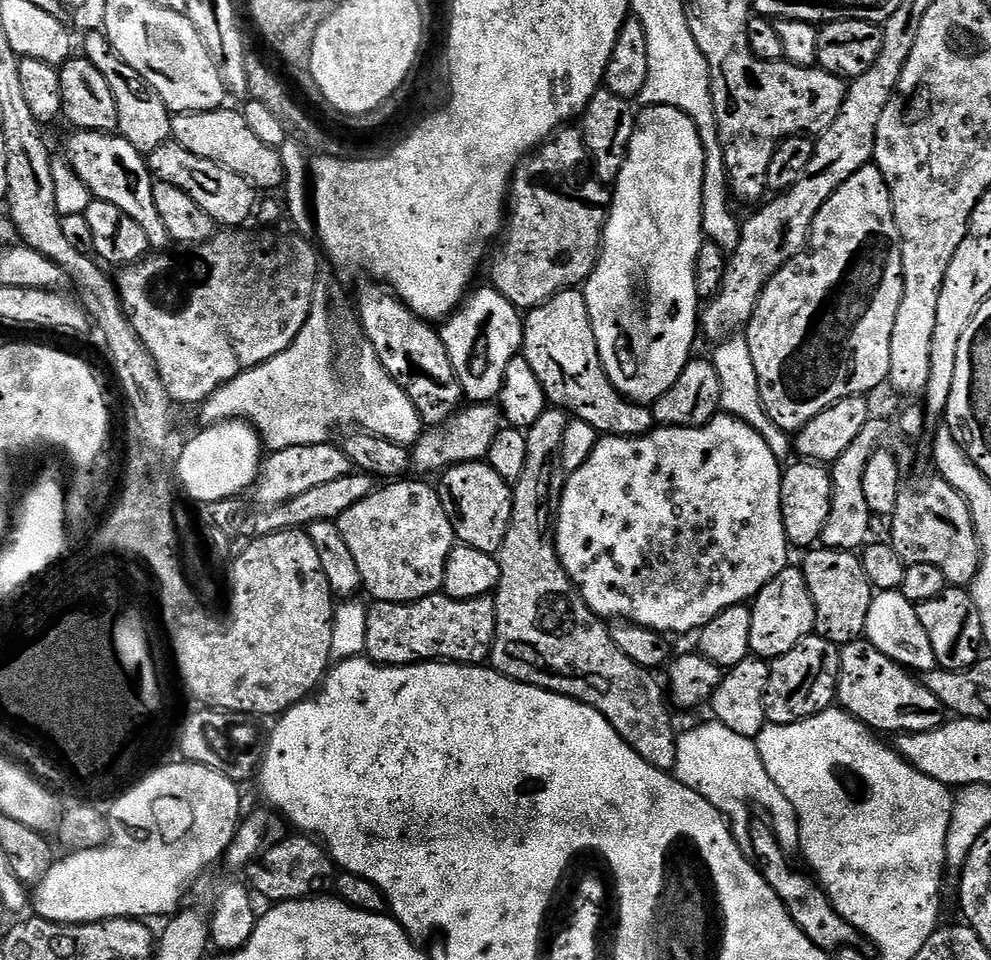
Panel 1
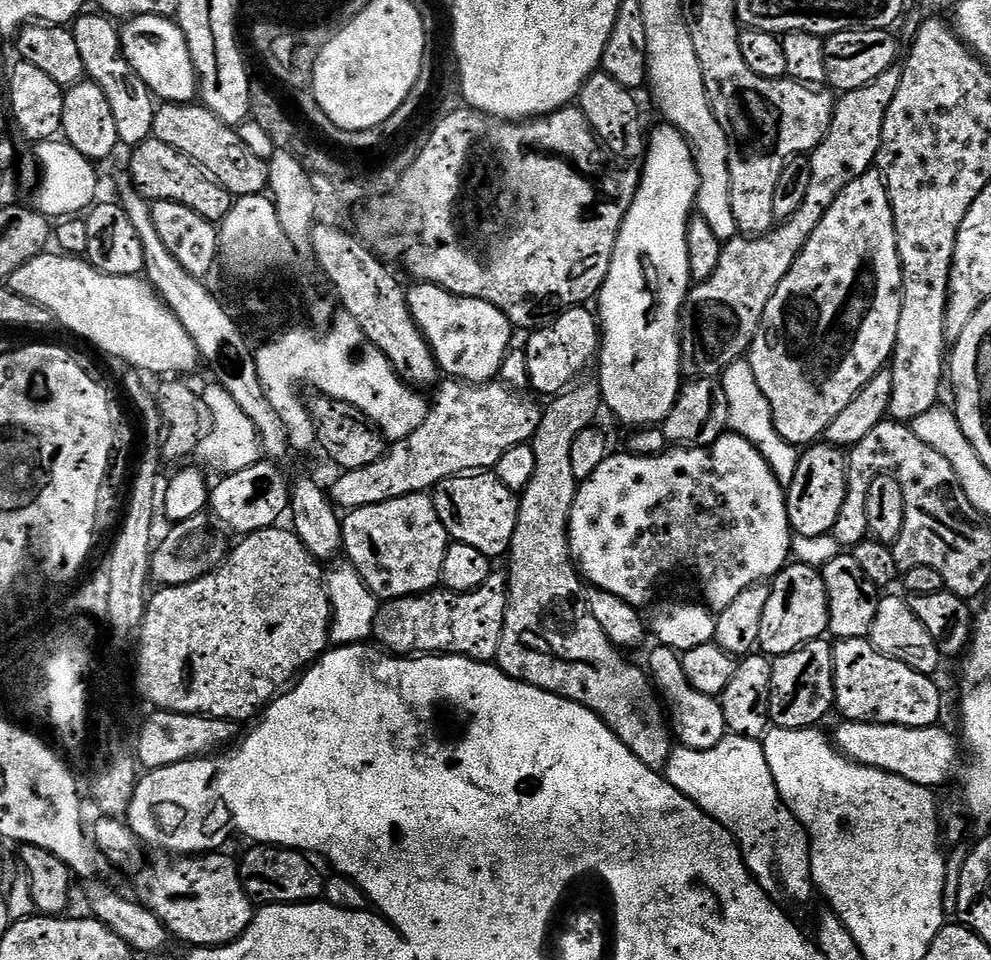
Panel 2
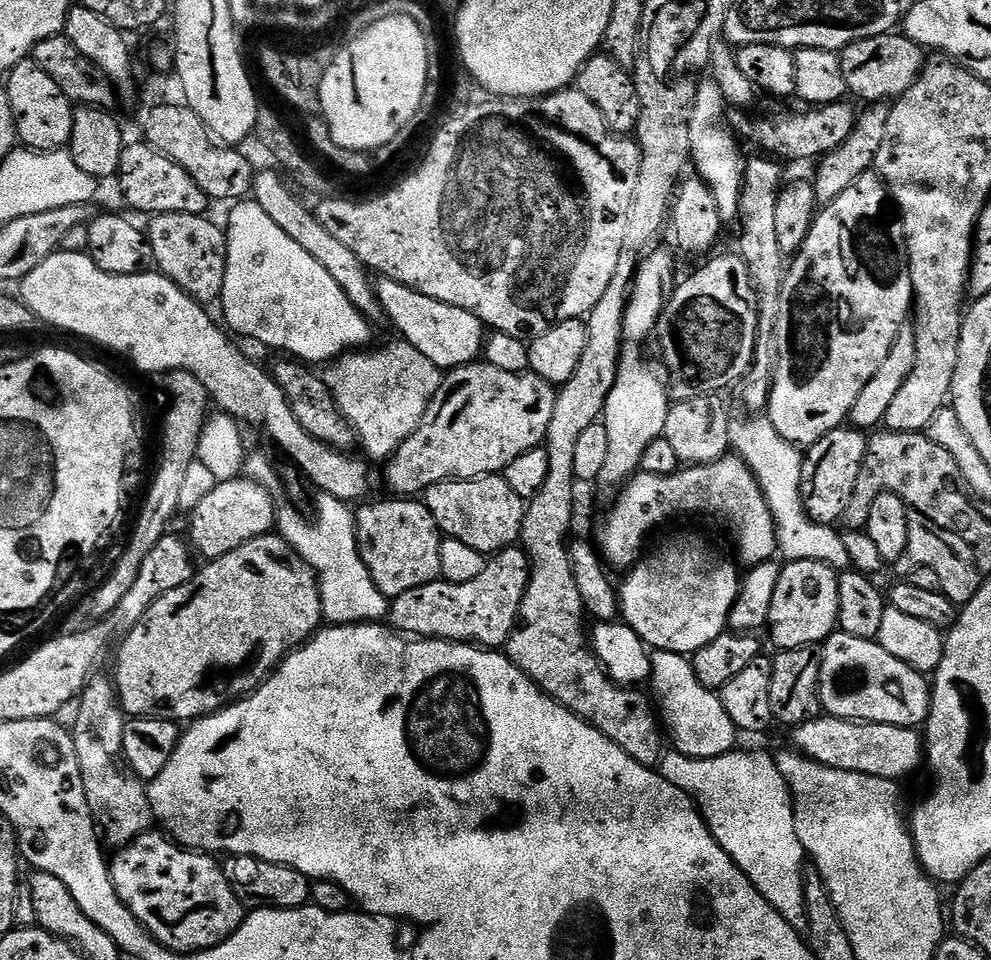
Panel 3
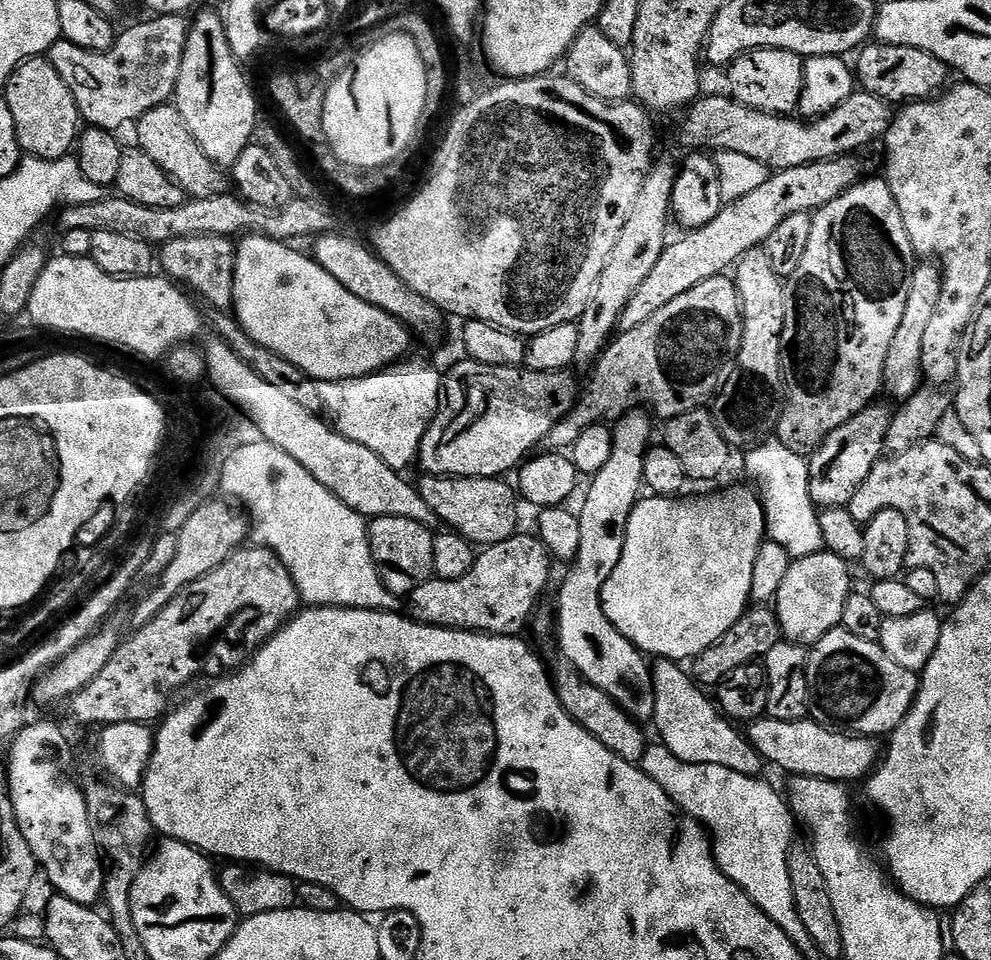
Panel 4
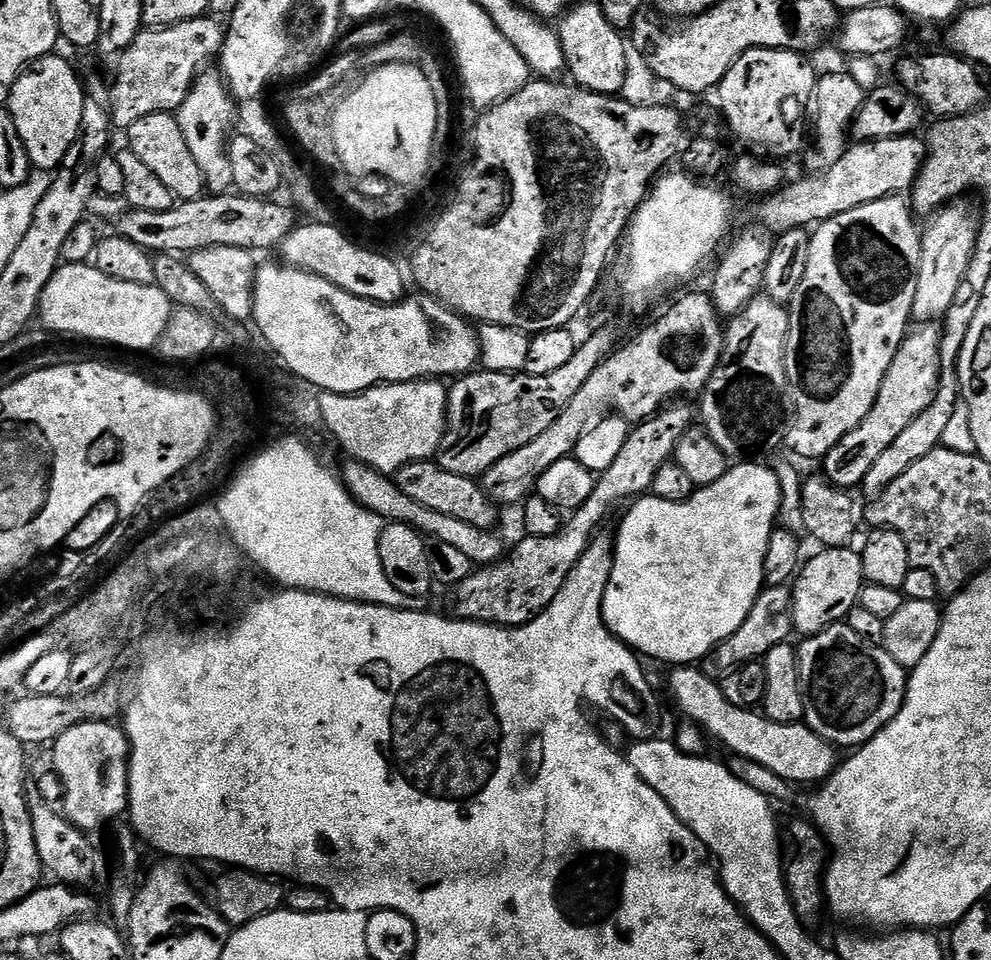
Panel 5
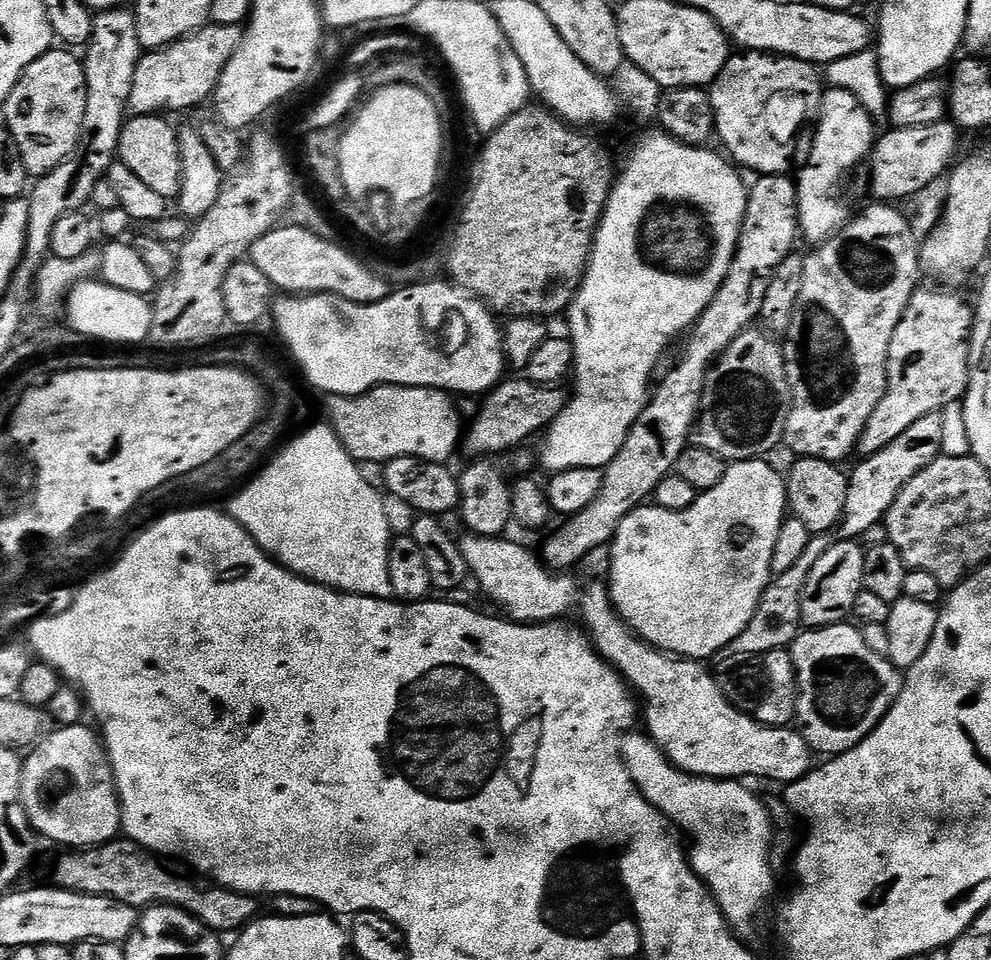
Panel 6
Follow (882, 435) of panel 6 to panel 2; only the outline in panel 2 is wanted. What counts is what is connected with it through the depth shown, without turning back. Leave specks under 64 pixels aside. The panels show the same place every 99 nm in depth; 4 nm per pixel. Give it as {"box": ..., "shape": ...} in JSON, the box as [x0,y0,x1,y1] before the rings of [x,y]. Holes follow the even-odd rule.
{"box":[786,442,848,538],"shape":[[[816,442],[800,453],[798,470],[794,470],[794,482],[786,485],[788,521],[796,536],[818,538],[831,533],[842,501],[846,499],[846,474],[848,458],[841,449],[827,442]]]}

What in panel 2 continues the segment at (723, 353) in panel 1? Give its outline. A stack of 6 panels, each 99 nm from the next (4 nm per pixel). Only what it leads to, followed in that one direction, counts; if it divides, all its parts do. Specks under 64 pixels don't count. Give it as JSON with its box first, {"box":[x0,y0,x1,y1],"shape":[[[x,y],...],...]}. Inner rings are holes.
{"box":[719,358,801,485],"shape":[[[747,358],[734,361],[719,376],[722,390],[726,390],[726,406],[728,407],[728,426],[735,435],[746,438],[750,446],[754,446],[766,458],[770,470],[778,478],[778,482],[787,485],[794,482],[794,470],[798,470],[801,449],[795,444],[786,442],[782,434],[774,426],[774,414],[770,410],[770,402],[766,402],[766,394],[762,394],[762,386],[758,386],[758,378],[754,378],[754,370]]]}

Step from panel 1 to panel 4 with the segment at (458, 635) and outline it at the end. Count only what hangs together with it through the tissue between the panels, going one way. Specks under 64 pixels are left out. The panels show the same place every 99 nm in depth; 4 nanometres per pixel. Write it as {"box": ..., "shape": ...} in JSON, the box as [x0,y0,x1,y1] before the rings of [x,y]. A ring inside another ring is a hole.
{"box":[406,535,554,636],"shape":[[[535,535],[511,536],[506,542],[489,544],[477,555],[474,566],[462,578],[457,580],[427,580],[418,584],[414,591],[406,597],[406,608],[411,619],[420,624],[430,624],[433,628],[454,628],[458,632],[482,632],[489,636],[520,636],[523,628],[529,627],[534,613],[537,611],[536,603],[540,595],[548,588],[548,579],[552,576],[554,561],[548,555],[548,548]]]}

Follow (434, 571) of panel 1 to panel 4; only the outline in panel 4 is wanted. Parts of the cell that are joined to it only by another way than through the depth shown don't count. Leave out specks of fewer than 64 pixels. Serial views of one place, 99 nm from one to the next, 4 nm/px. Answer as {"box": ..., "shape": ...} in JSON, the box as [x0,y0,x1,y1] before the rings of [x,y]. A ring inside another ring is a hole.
{"box":[368,517,434,597],"shape":[[[375,517],[368,524],[368,545],[372,557],[380,567],[382,582],[395,596],[407,597],[418,584],[424,584],[433,579],[434,573],[434,542],[433,529],[422,526],[410,518]]]}

